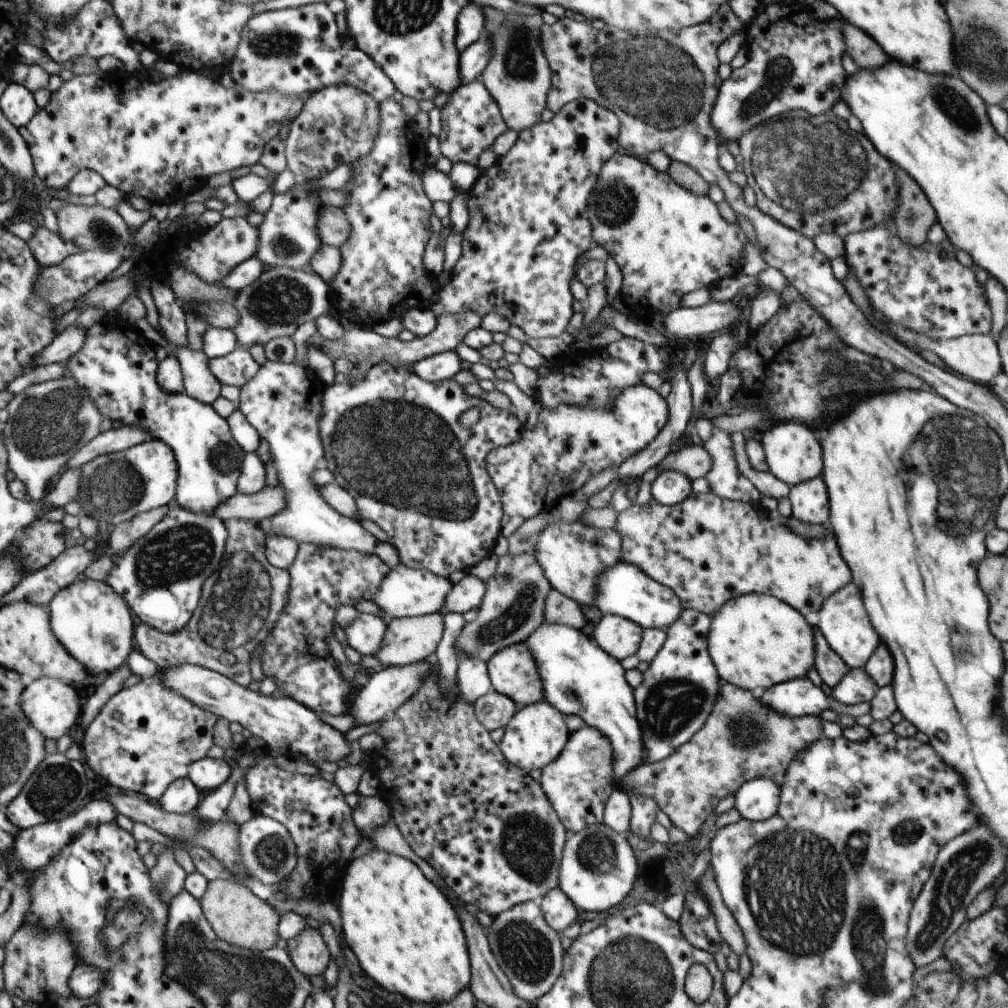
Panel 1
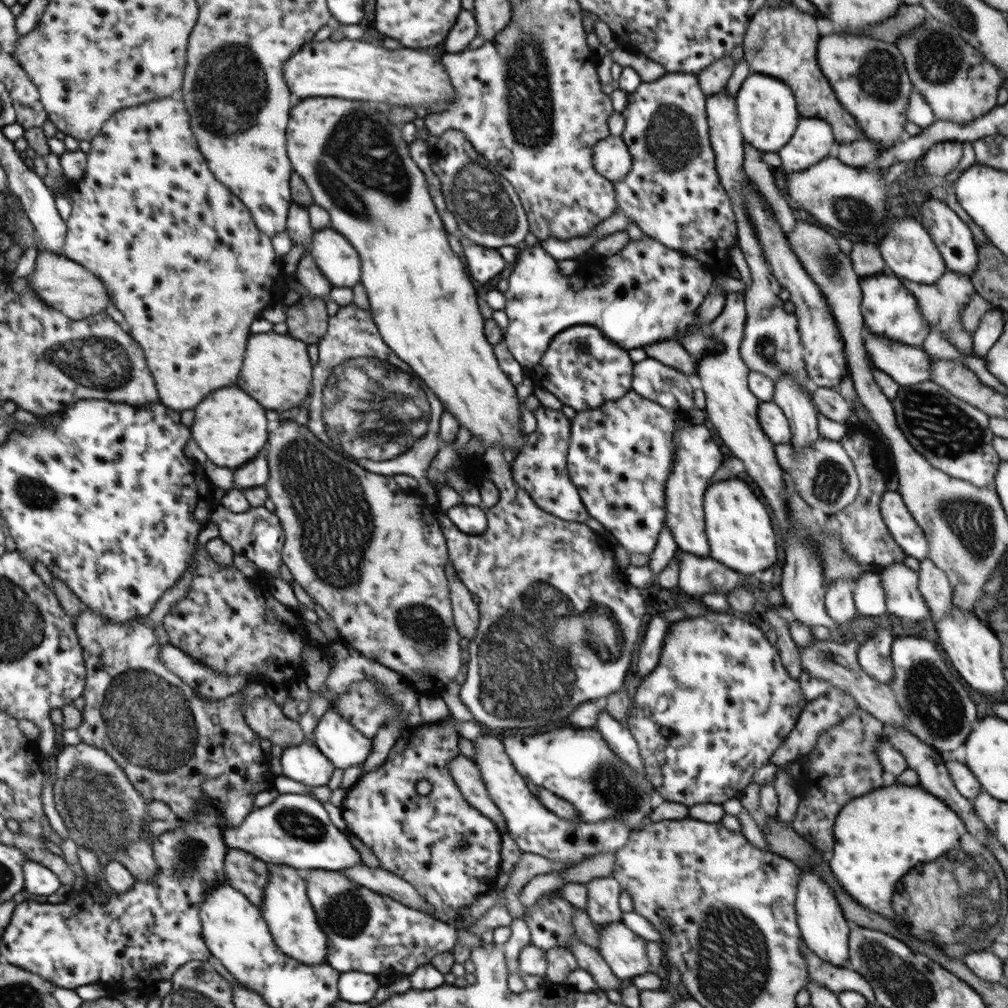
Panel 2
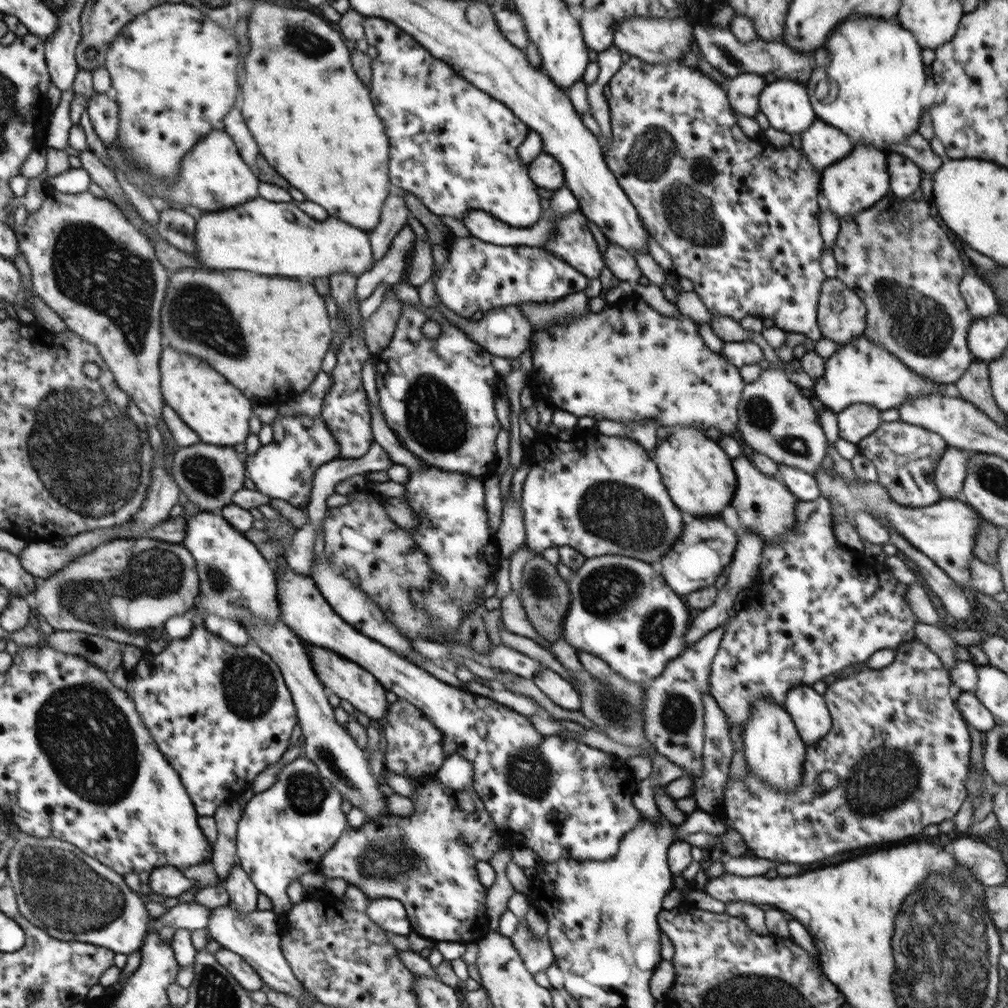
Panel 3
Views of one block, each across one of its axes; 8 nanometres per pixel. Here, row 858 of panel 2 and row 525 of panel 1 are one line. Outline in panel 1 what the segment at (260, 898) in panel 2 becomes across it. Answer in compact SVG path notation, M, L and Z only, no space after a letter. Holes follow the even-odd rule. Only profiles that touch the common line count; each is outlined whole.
M226 519L225 524L229 536L222 568L202 584L198 606L188 624L178 632L163 633L140 622L136 635L140 653L162 670L184 663L202 665L248 687L252 652L270 634L286 606L290 575L266 558L266 536L257 521Z

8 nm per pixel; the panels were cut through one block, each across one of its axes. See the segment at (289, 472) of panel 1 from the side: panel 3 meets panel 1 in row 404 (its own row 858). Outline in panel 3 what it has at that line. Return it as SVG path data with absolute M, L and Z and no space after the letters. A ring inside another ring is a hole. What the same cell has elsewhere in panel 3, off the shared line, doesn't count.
M296 757L292 762L278 767L277 781L261 793L255 793L245 804L237 824L237 851L240 865L250 874L254 886L272 901L272 911L286 914L293 903L287 894L290 882L306 873L320 873L322 857L334 846L340 835L348 828L346 815L342 811L343 796L336 787L320 774L316 763L308 757Z

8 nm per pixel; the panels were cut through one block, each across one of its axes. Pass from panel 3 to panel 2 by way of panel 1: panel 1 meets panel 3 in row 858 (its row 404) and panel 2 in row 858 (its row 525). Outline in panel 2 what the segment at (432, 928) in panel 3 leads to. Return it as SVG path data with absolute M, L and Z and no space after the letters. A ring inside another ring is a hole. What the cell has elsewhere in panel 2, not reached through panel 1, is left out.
M445 720L402 728L400 737L382 766L364 772L346 792L340 807L347 828L372 850L380 860L380 869L408 882L434 911L427 914L448 924L457 924L471 903L495 890L501 871L501 832L492 819L482 815L463 797L454 778L450 776L450 761L461 754L461 737L455 722ZM420 780L432 785L428 795L420 795L416 791L416 784Z

